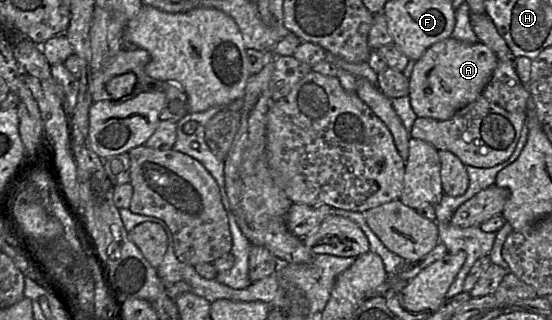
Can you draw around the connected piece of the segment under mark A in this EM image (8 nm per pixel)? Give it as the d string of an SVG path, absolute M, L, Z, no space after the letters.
M450 37L429 47L424 54L412 62L409 80L410 105L417 117L439 121L450 119L458 110L475 101L489 82L498 64L497 55L481 42L467 44Z

